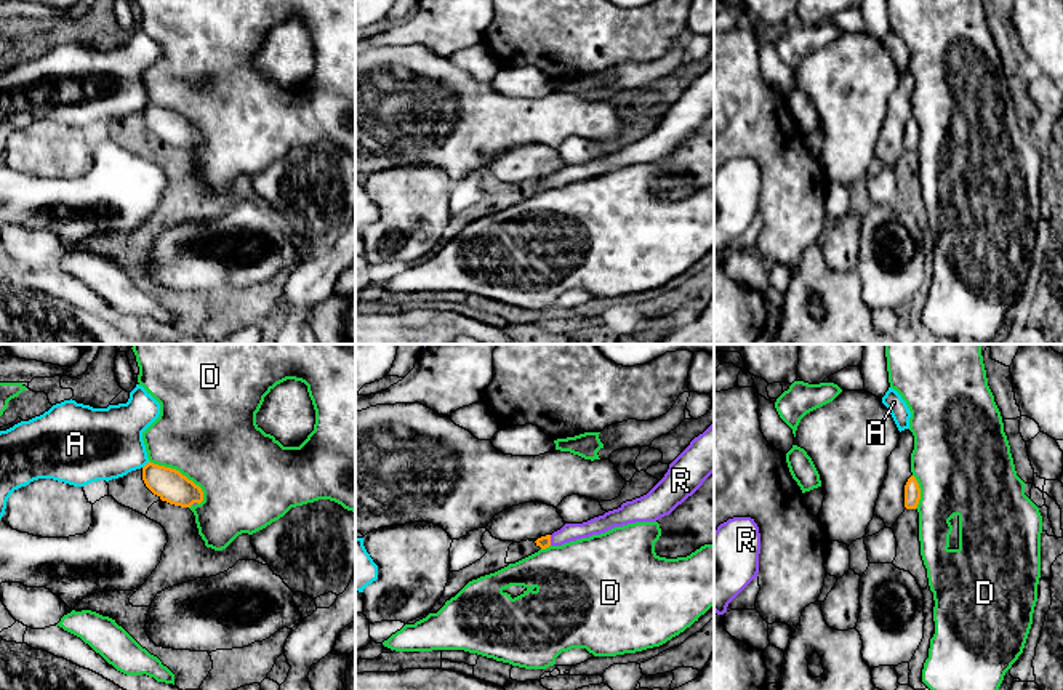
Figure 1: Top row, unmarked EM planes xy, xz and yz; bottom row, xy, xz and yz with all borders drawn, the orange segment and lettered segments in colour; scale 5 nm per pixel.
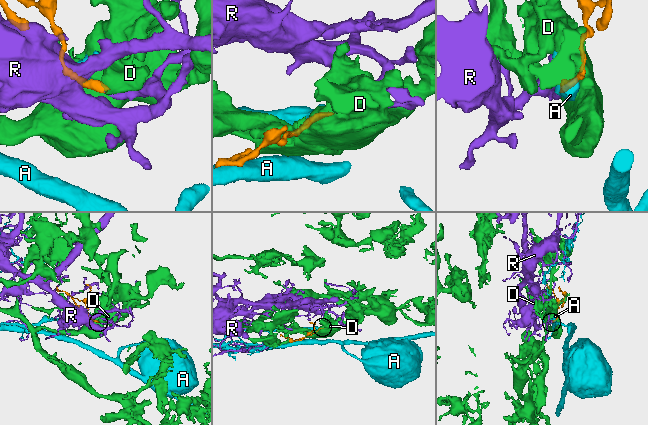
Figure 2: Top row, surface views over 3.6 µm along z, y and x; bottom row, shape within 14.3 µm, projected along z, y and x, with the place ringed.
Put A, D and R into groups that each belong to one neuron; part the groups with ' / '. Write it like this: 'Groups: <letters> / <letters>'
Groups: A / D / R

